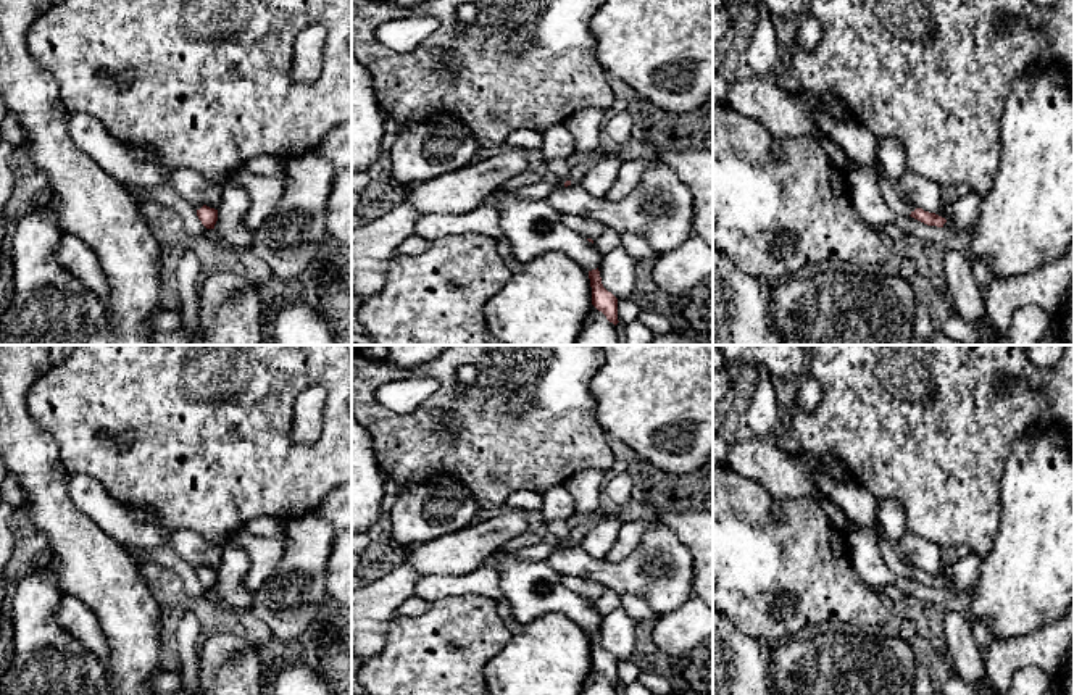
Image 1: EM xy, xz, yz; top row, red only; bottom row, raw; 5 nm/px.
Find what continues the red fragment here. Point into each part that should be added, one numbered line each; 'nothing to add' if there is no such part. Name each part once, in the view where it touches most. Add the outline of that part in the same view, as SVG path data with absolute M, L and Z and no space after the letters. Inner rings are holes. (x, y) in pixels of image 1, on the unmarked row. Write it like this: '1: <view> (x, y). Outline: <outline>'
1: yz (890, 555). Outline: M877 529L879 548L884 563L900 577L908 579L916 568L910 564L897 550L893 543L890 543L880 529Z

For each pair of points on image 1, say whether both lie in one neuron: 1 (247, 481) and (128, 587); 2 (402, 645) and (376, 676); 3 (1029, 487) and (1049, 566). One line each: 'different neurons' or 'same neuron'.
1: different neurons
2: same neuron
3: same neuron

